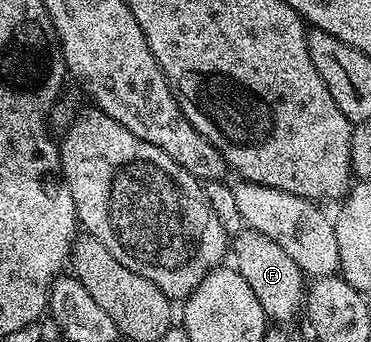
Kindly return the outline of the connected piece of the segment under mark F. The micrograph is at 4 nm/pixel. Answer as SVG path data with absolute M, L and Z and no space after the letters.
M247 227L241 230L237 237L235 234L231 238L230 253L233 258L236 256L235 269L242 279L246 279L246 283L250 283L254 295L258 295L258 303L262 303L265 318L272 323L288 323L284 321L294 320L299 313L301 316L306 305L306 275L298 263L294 263L294 259L290 259L290 255L286 255L286 251L282 251L274 239L262 235L262 231Z

